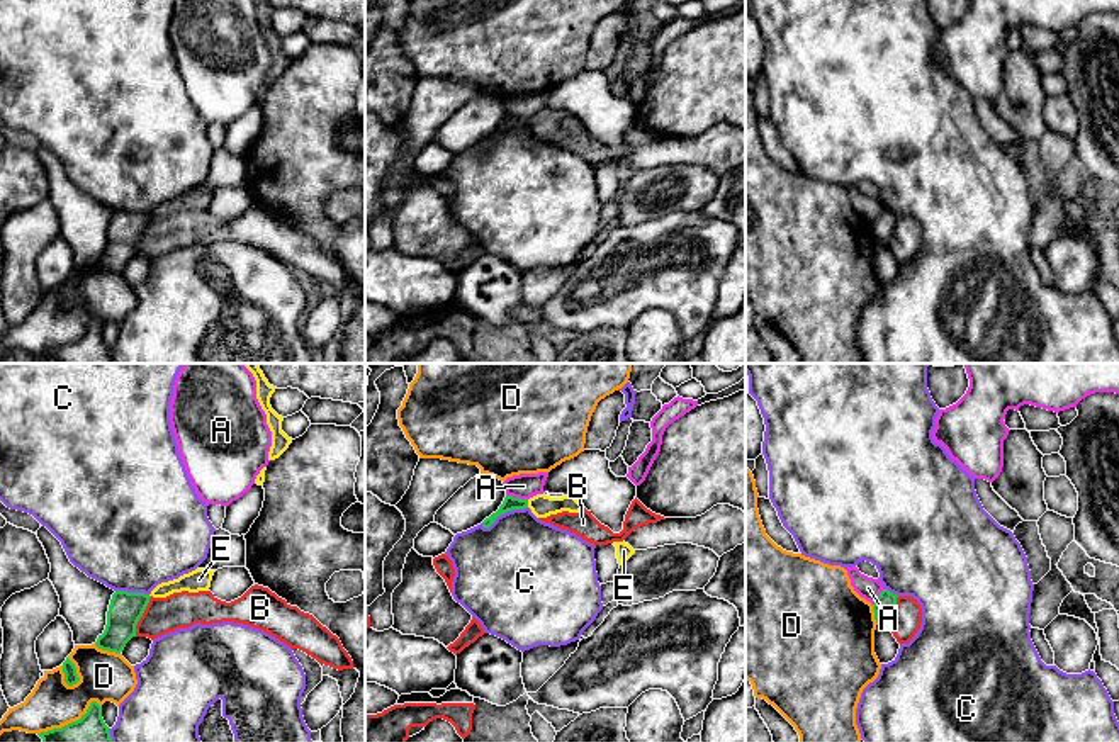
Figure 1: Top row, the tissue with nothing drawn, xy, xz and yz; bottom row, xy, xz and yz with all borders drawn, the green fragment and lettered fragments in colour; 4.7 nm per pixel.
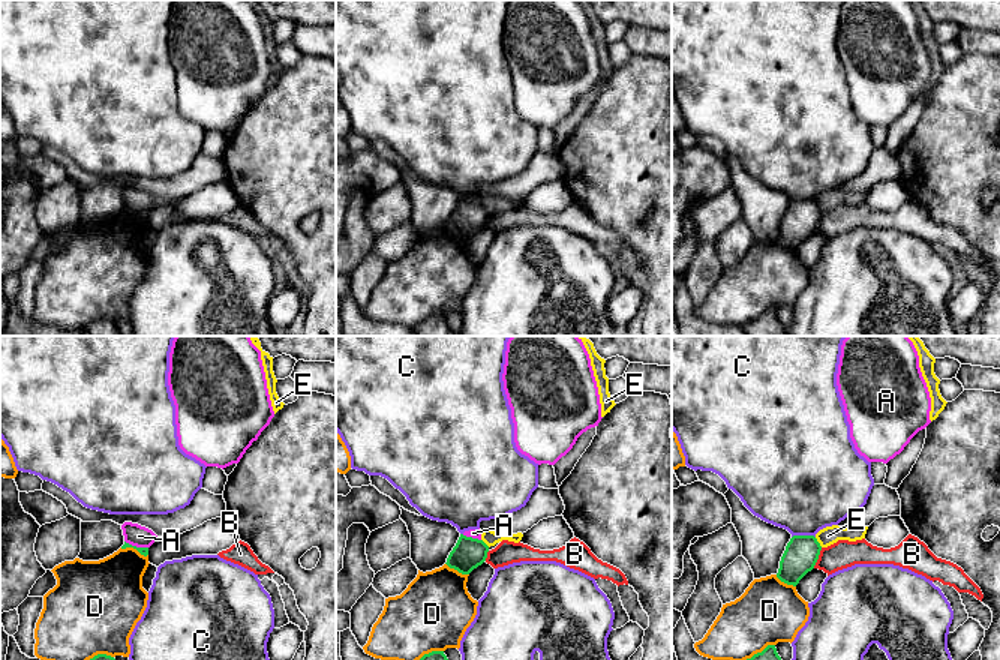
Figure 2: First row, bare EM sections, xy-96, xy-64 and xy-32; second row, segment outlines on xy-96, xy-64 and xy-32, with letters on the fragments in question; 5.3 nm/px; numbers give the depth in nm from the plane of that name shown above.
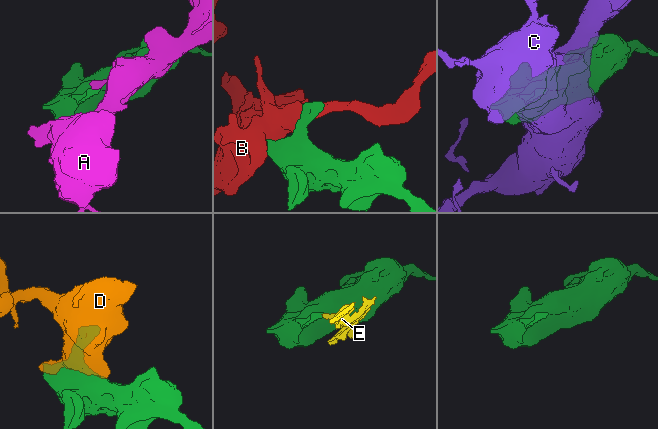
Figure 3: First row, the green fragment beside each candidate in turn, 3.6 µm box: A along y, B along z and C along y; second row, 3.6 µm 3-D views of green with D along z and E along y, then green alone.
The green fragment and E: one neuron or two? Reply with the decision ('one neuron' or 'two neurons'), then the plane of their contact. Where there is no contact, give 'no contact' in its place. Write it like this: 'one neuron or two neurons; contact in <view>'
two neurons; contact in xz

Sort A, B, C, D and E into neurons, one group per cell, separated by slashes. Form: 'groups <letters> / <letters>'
groups A / B / C / D / E

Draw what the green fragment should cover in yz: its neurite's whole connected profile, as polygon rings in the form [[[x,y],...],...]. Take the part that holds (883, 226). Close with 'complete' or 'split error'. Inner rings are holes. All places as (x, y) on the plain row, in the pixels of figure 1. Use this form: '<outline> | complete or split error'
[[[883,209],[876,221],[873,222],[874,239],[878,245],[888,246],[890,238],[893,234],[895,224],[897,224],[897,214],[890,212],[888,209]]] | complete

